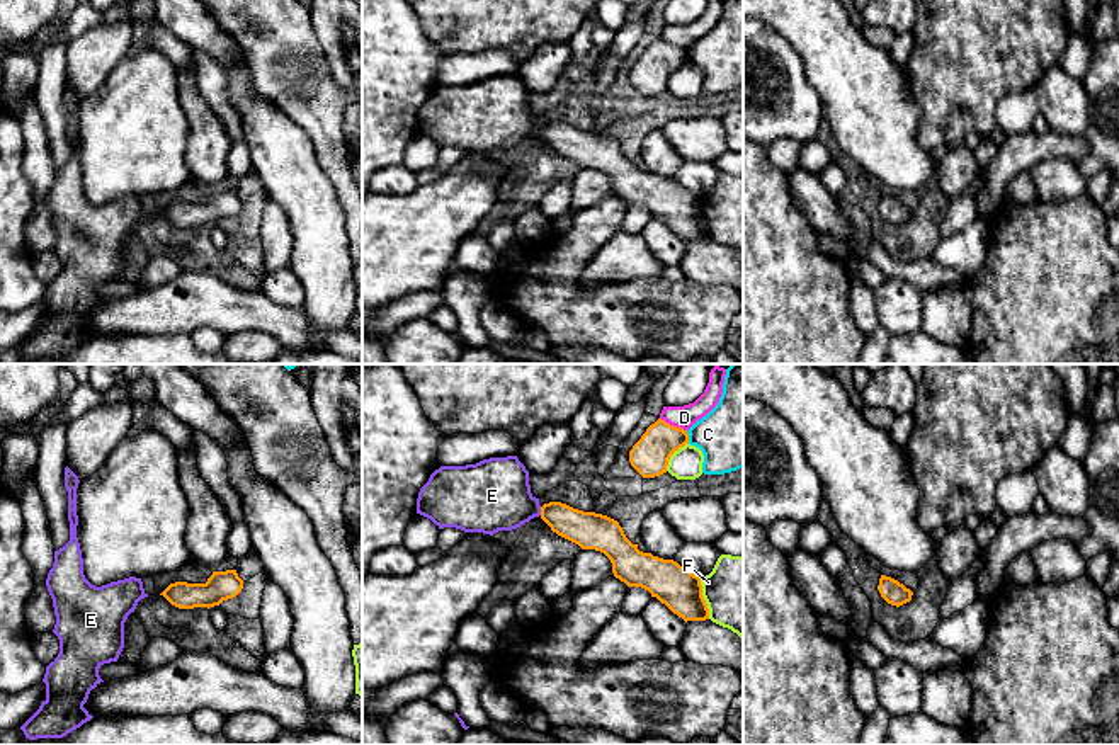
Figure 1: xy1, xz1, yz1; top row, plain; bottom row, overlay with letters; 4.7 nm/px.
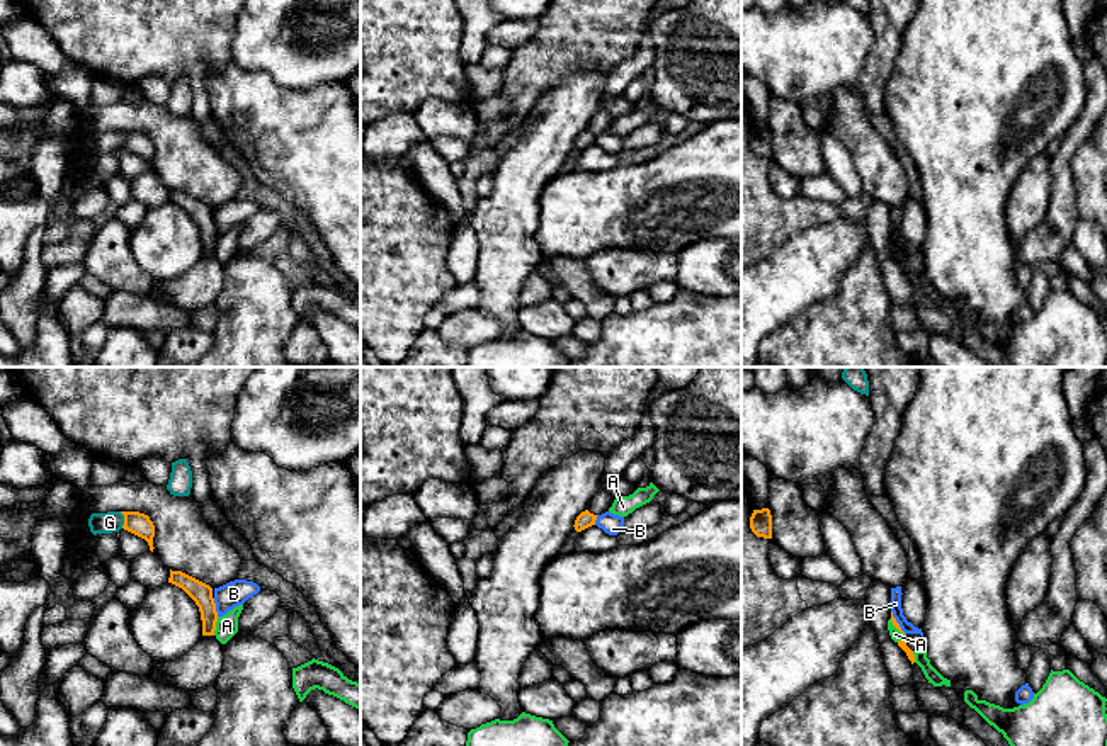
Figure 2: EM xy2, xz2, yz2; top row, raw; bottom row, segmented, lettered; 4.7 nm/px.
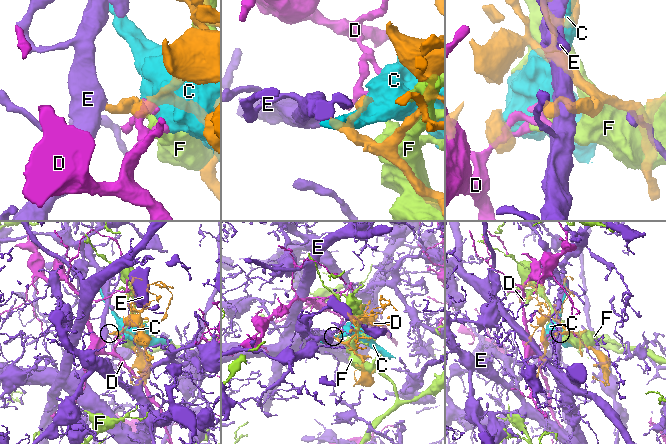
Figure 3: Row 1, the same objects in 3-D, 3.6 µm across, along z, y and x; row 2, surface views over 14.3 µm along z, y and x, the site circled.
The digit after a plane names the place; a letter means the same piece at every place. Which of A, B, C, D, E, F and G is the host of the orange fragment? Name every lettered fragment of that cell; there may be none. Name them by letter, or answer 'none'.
E

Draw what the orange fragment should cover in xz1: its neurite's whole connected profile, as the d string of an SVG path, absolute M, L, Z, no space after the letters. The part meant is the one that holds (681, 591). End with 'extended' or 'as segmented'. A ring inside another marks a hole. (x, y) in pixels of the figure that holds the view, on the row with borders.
M517 456L490 458L476 464L440 466L420 488L417 514L439 529L493 536L541 517L553 532L582 549L604 553L612 573L628 587L641 587L687 621L709 619L701 578L673 560L643 553L617 520L561 502L542 507L531 493L529 471Z | extended

